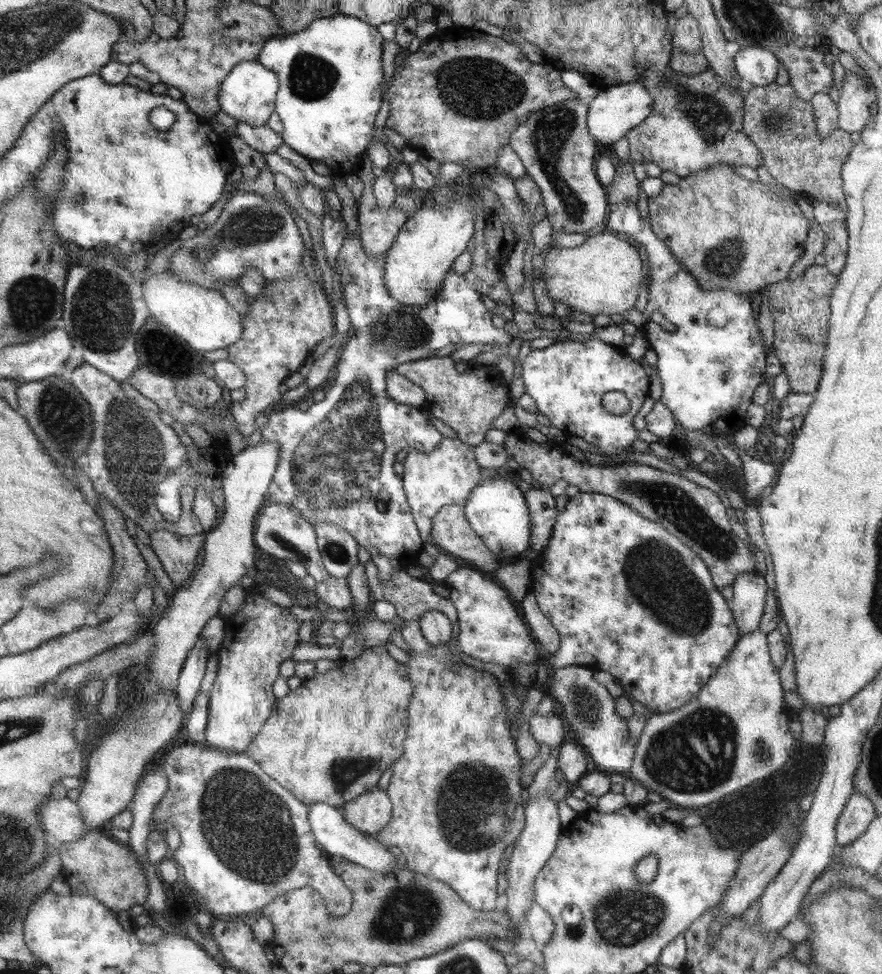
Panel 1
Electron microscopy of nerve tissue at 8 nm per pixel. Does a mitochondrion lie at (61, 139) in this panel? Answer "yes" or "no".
no

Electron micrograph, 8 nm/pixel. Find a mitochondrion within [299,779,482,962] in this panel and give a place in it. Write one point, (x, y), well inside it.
(406, 913)

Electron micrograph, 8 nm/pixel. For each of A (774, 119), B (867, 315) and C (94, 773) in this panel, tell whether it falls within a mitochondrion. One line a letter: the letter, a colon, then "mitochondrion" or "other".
A: mitochondrion
B: other
C: other

